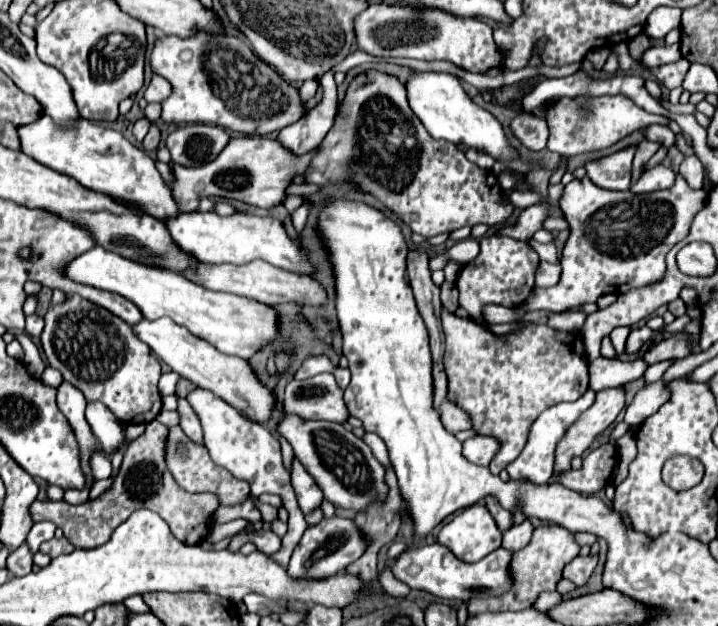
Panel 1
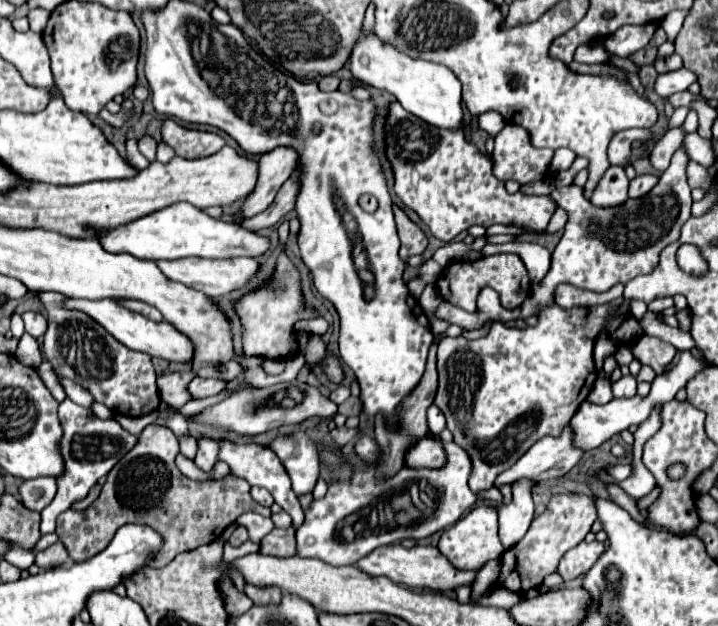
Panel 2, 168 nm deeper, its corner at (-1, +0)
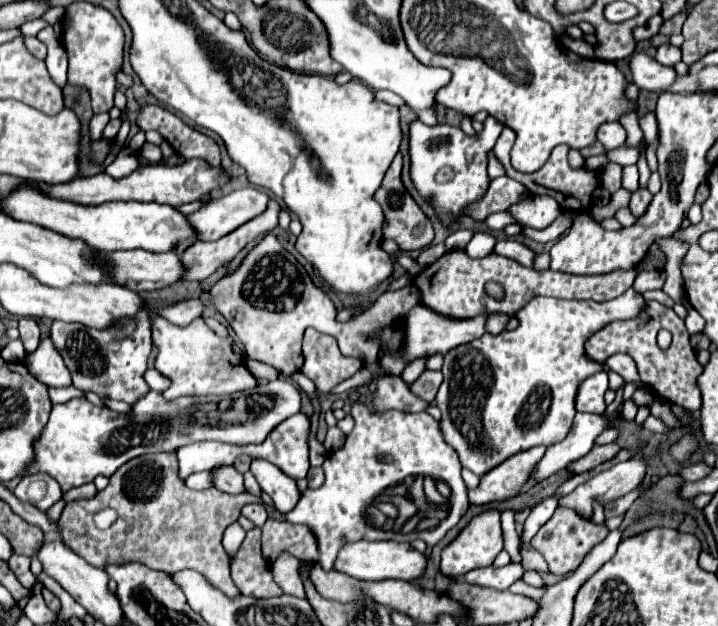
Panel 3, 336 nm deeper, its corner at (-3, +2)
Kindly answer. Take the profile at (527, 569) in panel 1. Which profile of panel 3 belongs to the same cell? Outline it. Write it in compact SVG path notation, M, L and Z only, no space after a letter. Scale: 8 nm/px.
M636 456L626 462L618 462L610 470L596 474L586 484L580 484L574 492L560 500L560 506L576 508L584 518L592 518L592 500L600 500L602 504L616 500L630 490L634 490L642 478L646 476L650 456Z

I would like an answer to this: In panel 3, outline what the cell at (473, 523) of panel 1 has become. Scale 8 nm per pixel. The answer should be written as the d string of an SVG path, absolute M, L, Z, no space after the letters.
M488 510L468 522L468 526L456 536L452 544L442 550L440 572L448 578L462 578L466 572L482 566L490 566L494 558L502 552L502 528L500 528L500 512Z

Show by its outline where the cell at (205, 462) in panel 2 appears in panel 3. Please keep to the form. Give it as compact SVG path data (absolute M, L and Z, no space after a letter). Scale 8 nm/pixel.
M218 466L212 470L214 472L214 486L222 492L228 494L242 494L246 492L242 474L234 470L234 466Z

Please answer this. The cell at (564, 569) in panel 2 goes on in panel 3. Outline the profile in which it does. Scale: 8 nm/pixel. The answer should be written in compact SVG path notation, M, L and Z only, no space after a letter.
M558 506L556 512L552 514L552 518L538 530L538 534L532 538L532 546L544 556L544 560L548 562L548 568L552 574L558 574L558 576L566 576L568 572L574 572L582 558L598 544L602 542L606 536L608 536L608 528L606 524L594 524L592 520L580 516L578 512L570 510L570 508L564 508L564 506Z

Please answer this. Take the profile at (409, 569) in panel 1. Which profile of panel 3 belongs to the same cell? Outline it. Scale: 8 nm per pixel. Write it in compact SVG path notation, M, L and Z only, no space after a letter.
M358 540L352 544L344 544L344 548L338 552L334 570L344 572L346 576L358 578L358 580L386 580L386 578L398 578L398 580L414 580L424 574L426 568L426 556L414 550L410 544L402 542L368 542Z

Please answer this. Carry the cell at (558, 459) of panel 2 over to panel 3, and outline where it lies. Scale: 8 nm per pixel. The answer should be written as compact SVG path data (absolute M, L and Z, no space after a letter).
M536 446L524 452L518 452L486 472L480 478L480 484L468 490L470 504L488 504L494 500L502 500L504 496L516 496L524 482L530 478L532 466L540 460L546 452L546 446Z

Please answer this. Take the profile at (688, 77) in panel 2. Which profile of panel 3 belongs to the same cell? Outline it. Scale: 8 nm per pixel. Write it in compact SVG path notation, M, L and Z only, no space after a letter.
M634 54L630 58L630 72L632 72L632 82L640 90L650 90L650 92L664 92L670 88L676 80L676 72L670 66L662 66L648 54Z

